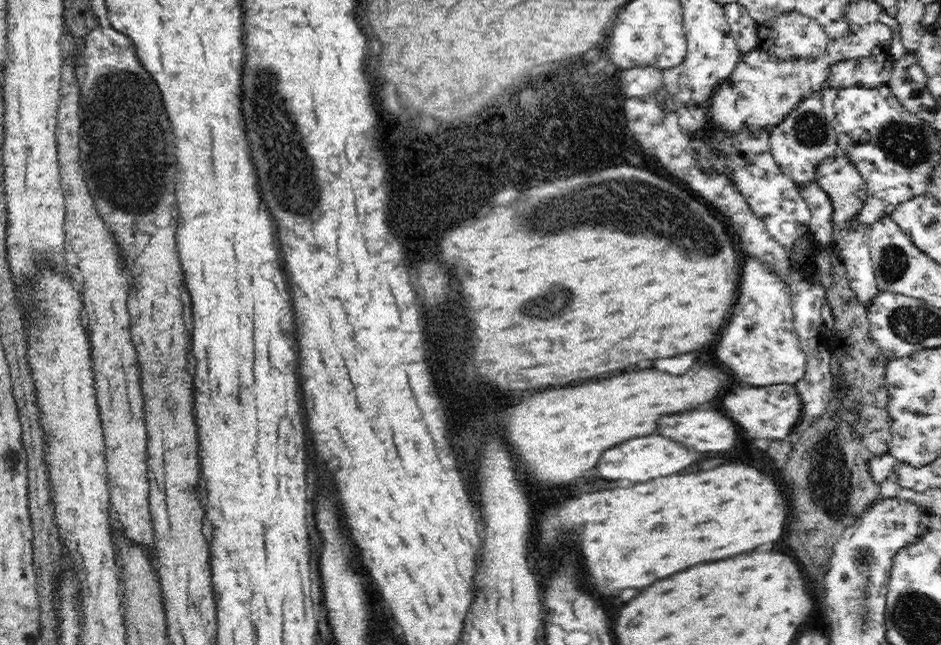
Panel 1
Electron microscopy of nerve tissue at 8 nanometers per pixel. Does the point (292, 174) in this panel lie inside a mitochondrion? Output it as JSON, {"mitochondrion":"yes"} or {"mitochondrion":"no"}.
{"mitochondrion":"yes"}

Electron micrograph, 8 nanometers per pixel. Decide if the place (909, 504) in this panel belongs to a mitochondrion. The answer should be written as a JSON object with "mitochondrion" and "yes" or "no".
{"mitochondrion":"no"}

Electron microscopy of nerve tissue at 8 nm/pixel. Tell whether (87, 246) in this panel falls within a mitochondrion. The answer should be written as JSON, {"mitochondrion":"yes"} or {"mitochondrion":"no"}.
{"mitochondrion":"no"}

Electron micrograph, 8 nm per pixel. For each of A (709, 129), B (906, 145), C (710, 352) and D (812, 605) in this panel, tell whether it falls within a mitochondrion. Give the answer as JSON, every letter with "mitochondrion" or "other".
{"A":"other","B":"mitochondrion","C":"other","D":"other"}

